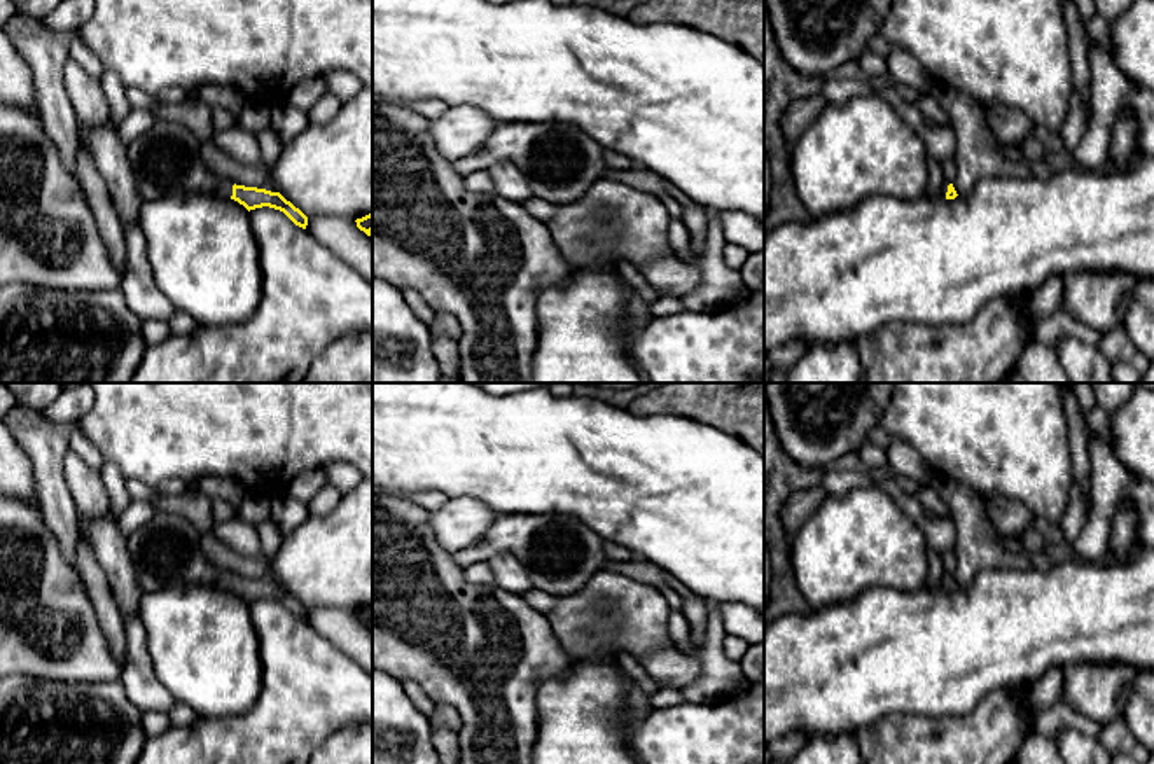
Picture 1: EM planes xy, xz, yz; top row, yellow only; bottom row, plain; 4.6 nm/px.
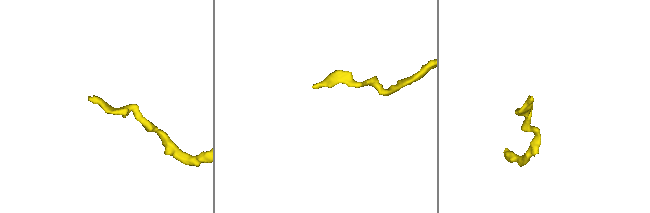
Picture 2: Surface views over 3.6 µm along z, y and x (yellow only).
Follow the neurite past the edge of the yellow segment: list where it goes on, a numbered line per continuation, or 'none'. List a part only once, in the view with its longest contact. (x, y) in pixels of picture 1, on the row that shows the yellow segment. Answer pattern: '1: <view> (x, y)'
1: xy (166, 159)

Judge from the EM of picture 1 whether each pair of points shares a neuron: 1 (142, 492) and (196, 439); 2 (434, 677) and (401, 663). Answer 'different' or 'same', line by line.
1: different
2: same

